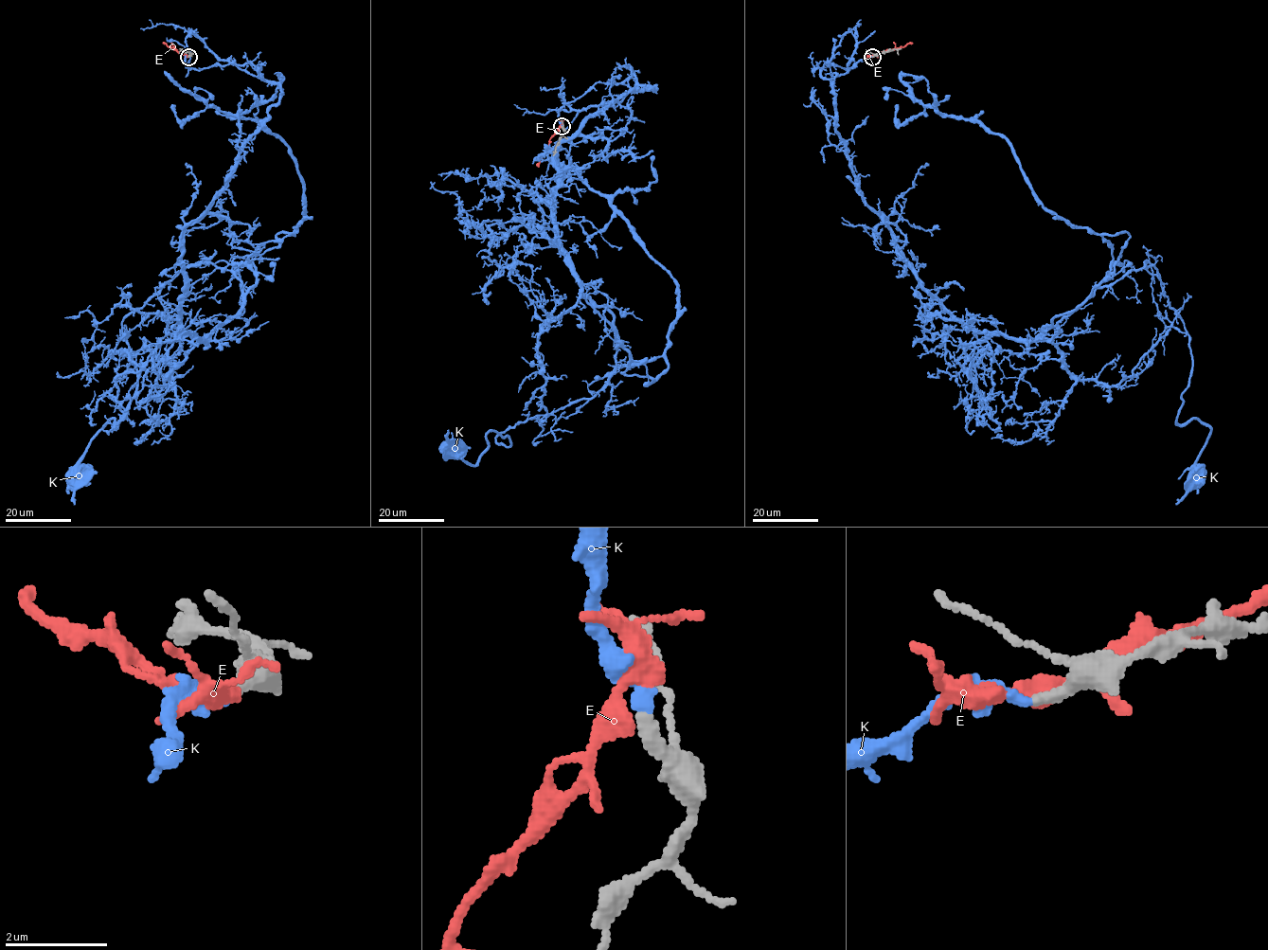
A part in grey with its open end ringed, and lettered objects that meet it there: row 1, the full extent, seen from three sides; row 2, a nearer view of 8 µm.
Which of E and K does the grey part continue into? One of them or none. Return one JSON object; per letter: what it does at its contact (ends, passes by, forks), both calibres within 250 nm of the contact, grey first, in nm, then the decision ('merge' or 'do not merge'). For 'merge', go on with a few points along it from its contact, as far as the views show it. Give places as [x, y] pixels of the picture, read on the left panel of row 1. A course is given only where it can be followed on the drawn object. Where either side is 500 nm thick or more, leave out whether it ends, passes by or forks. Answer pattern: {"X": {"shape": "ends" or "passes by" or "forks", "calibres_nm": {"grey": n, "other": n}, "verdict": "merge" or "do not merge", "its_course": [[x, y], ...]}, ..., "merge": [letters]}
{"E": {"shape": "passes by", "calibres_nm": {"grey": 280, "other": 240}, "verdict": "do not merge"}, "K": {"shape": "ends", "calibres_nm": {"grey": 280, "other": 200}, "verdict": "merge", "its_course": [[188, 56], [280, 90], [185, 232], [181, 327], [241, 304], [190, 263], [123, 319], [137, 389], [73, 475]]}, "merge": ["K"]}

